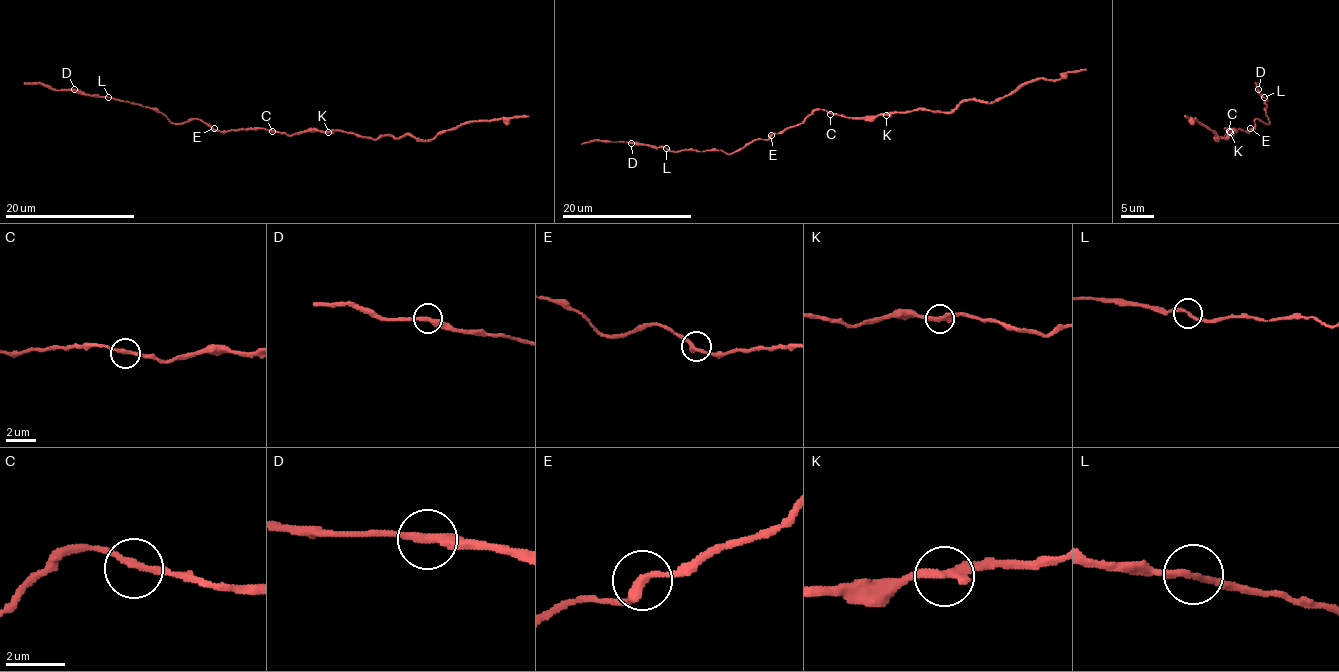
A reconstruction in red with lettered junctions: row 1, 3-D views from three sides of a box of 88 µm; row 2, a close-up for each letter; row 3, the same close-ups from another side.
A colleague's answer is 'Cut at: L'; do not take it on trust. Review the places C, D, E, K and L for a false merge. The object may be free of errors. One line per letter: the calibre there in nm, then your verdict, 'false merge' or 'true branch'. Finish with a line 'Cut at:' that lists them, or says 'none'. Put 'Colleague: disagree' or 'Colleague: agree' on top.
Colleague: disagree
C: calibre 220 nm; true branch
D: calibre 320 nm; true branch
E: calibre 300 nm; true branch
K: calibre 320 nm; true branch
L: calibre 200 nm; true branch
Cut at: none

